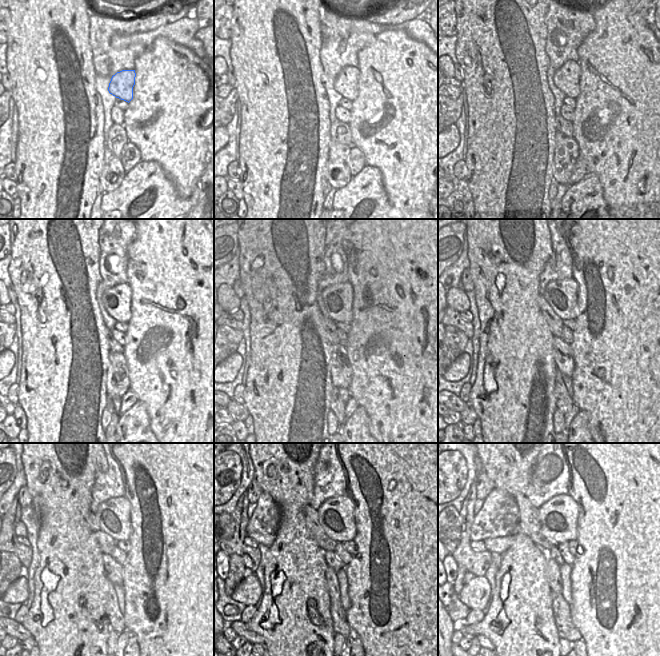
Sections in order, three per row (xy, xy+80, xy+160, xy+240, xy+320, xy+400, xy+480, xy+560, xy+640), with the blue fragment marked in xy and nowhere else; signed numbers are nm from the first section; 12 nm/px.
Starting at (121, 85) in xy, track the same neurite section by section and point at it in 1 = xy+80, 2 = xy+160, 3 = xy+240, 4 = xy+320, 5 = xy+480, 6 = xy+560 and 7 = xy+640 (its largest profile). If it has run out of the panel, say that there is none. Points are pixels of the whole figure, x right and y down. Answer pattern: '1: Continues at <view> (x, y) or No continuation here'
1: Continues at xy+80 (346, 84)
2: Continues at xy+160 (566, 78)
3: Continues at xy+240 (117, 300)
4: Continues at xy+320 (338, 298)
5: Continues at xy+480 (113, 515)
6: Continues at xy+560 (336, 515)
7: Continues at xy+640 (558, 516)

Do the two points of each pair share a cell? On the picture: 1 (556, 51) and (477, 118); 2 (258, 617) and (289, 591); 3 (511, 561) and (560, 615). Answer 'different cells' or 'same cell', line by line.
1: different cells
2: same cell
3: different cells

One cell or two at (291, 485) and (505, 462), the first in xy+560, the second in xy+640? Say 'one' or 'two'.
one

